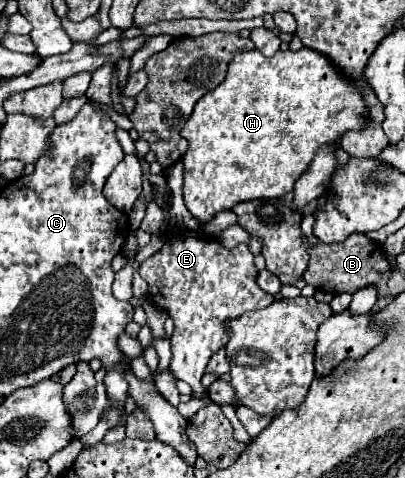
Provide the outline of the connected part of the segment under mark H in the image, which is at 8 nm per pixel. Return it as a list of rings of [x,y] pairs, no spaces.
[[[302,48],[298,52],[292,50],[278,50],[272,58],[262,56],[258,50],[250,50],[250,52],[240,52],[234,56],[234,60],[230,62],[230,72],[226,76],[226,80],[214,88],[214,92],[208,92],[206,96],[202,96],[202,100],[198,100],[198,104],[194,106],[194,112],[190,116],[190,120],[186,122],[186,126],[182,128],[182,136],[188,140],[188,150],[182,156],[182,164],[184,164],[184,186],[182,186],[182,194],[184,194],[184,204],[190,210],[190,214],[206,224],[210,222],[218,212],[224,210],[232,210],[236,204],[246,202],[246,200],[260,200],[260,198],[282,198],[284,194],[288,194],[294,188],[294,182],[298,180],[298,176],[302,176],[302,172],[308,168],[310,158],[314,158],[314,152],[328,142],[336,142],[338,138],[342,138],[348,130],[354,128],[362,128],[362,124],[366,124],[366,116],[368,116],[368,108],[364,106],[364,100],[360,96],[360,84],[354,84],[350,80],[344,80],[344,76],[330,66],[330,60],[326,60],[322,54],[310,50],[310,48]]]

